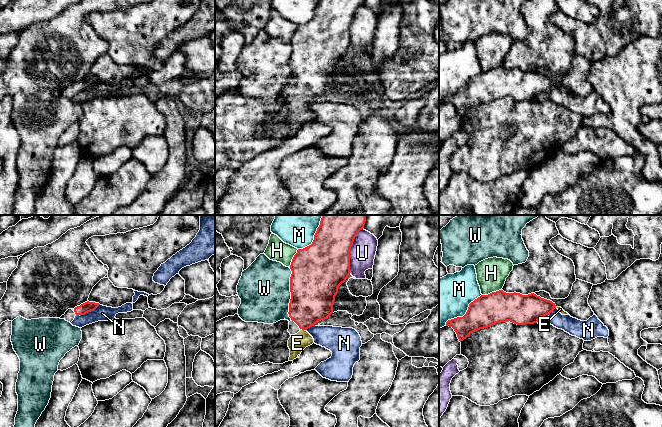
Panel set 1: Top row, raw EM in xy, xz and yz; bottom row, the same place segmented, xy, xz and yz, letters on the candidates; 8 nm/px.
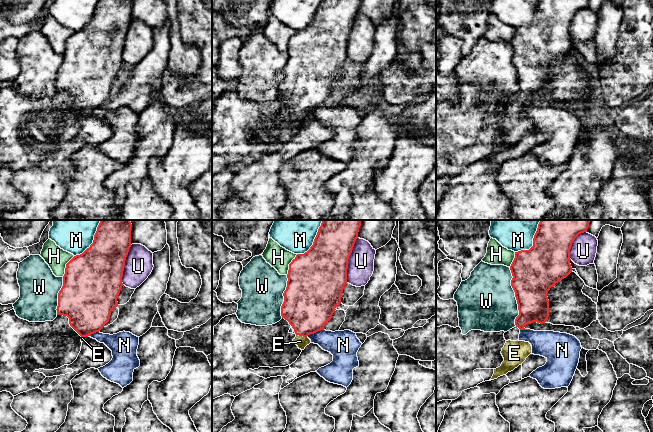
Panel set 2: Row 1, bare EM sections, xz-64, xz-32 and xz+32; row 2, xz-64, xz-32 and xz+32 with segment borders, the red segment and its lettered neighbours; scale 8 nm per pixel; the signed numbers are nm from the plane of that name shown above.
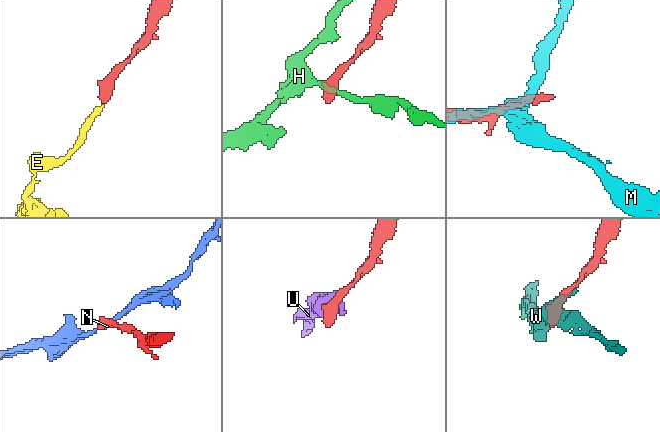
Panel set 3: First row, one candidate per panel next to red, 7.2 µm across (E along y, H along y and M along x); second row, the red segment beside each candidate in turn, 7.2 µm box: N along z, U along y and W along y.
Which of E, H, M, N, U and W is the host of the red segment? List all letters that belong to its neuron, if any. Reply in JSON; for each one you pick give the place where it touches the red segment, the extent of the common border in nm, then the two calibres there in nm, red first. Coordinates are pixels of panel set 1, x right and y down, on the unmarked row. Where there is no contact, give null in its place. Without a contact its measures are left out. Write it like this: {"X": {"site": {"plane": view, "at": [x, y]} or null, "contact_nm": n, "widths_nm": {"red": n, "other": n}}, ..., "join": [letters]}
{"E": {"site": {"plane": "xz", "at": [302, 105]}, "contact_nm": 40, "widths_nm": {"red": 340, "other": 150}}, "join": ["E"]}

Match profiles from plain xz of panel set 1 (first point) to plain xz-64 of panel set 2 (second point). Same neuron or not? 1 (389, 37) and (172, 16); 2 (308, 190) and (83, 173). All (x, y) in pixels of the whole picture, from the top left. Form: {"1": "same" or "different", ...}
{"1": "different", "2": "same"}

